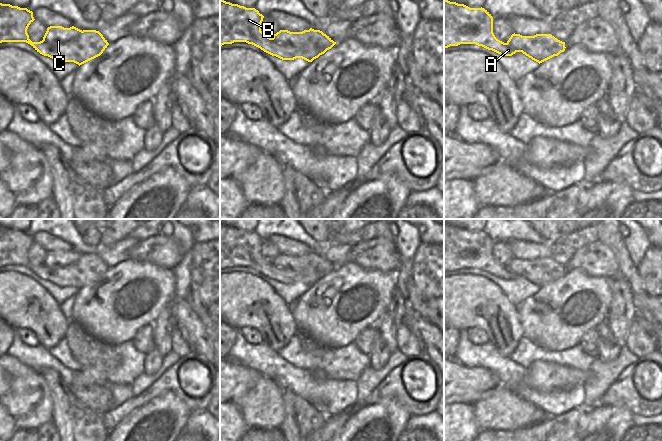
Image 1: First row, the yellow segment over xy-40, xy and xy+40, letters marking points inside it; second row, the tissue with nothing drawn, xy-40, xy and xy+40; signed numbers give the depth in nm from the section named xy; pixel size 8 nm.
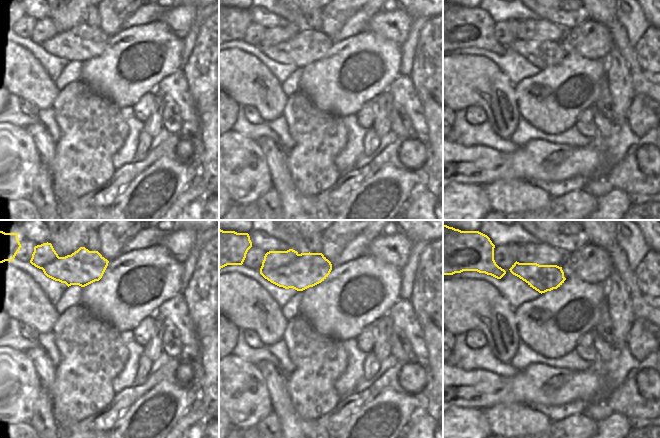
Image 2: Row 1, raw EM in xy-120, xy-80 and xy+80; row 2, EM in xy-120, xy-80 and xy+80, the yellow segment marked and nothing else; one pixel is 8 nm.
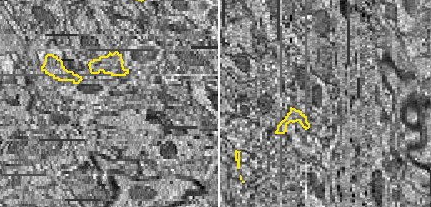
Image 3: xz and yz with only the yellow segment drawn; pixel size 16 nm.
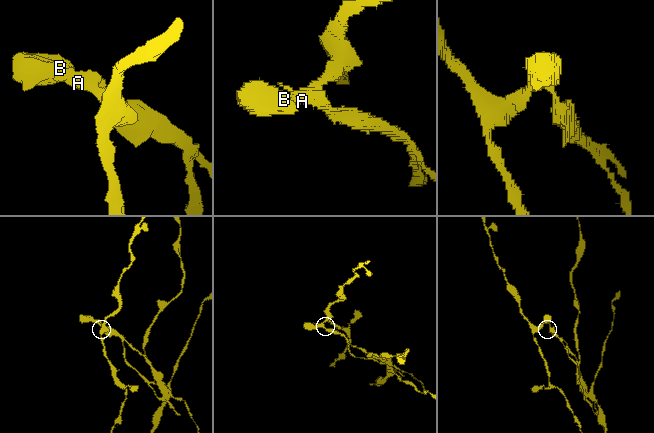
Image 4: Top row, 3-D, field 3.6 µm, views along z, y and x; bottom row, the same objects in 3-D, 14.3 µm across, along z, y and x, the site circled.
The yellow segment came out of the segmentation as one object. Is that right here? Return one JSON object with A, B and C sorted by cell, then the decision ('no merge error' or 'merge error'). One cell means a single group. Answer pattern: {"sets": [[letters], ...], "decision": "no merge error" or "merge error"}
{"sets": [["A", "B"], ["C"]], "decision": "merge error"}

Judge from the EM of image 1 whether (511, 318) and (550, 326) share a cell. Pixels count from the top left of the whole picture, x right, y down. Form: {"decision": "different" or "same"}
{"decision": "different"}

